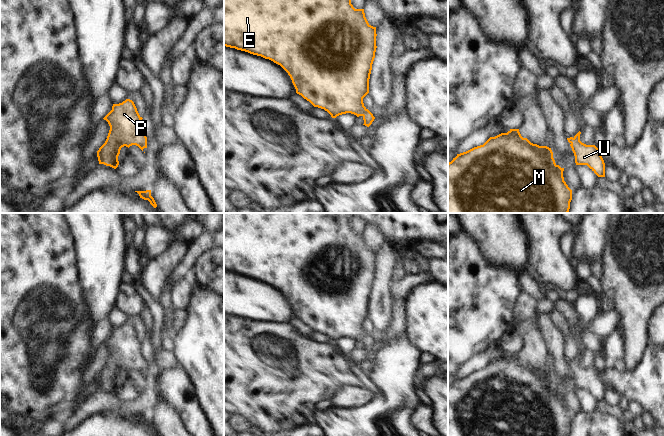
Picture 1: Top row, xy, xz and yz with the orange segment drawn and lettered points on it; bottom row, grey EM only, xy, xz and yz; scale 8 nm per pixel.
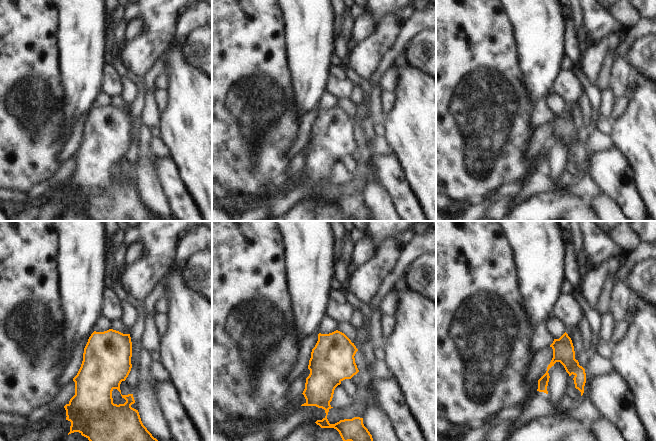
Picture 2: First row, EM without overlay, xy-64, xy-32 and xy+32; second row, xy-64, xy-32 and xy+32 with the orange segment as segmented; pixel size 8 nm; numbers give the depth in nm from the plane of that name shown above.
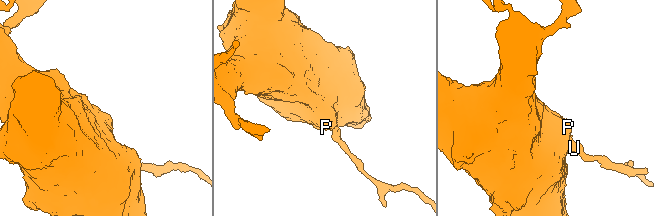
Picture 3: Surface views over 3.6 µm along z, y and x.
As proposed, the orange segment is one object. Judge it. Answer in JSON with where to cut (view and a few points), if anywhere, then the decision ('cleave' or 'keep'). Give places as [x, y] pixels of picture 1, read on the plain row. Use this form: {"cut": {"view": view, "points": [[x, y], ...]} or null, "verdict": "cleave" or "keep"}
{"cut": null, "verdict": "keep"}

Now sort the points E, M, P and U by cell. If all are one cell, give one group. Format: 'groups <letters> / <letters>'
groups E M P U

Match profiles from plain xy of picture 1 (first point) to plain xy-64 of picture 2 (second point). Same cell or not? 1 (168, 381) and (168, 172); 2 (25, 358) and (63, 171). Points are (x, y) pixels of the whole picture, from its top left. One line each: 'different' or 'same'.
1: same
2: different

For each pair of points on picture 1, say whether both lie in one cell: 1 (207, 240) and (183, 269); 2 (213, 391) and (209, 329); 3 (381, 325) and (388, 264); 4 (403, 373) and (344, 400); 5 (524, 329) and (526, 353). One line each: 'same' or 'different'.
1: same
2: same
3: same
4: different
5: same

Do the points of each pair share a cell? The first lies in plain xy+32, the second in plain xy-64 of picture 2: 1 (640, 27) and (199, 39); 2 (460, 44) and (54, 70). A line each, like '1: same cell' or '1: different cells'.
1: different cells
2: same cell

